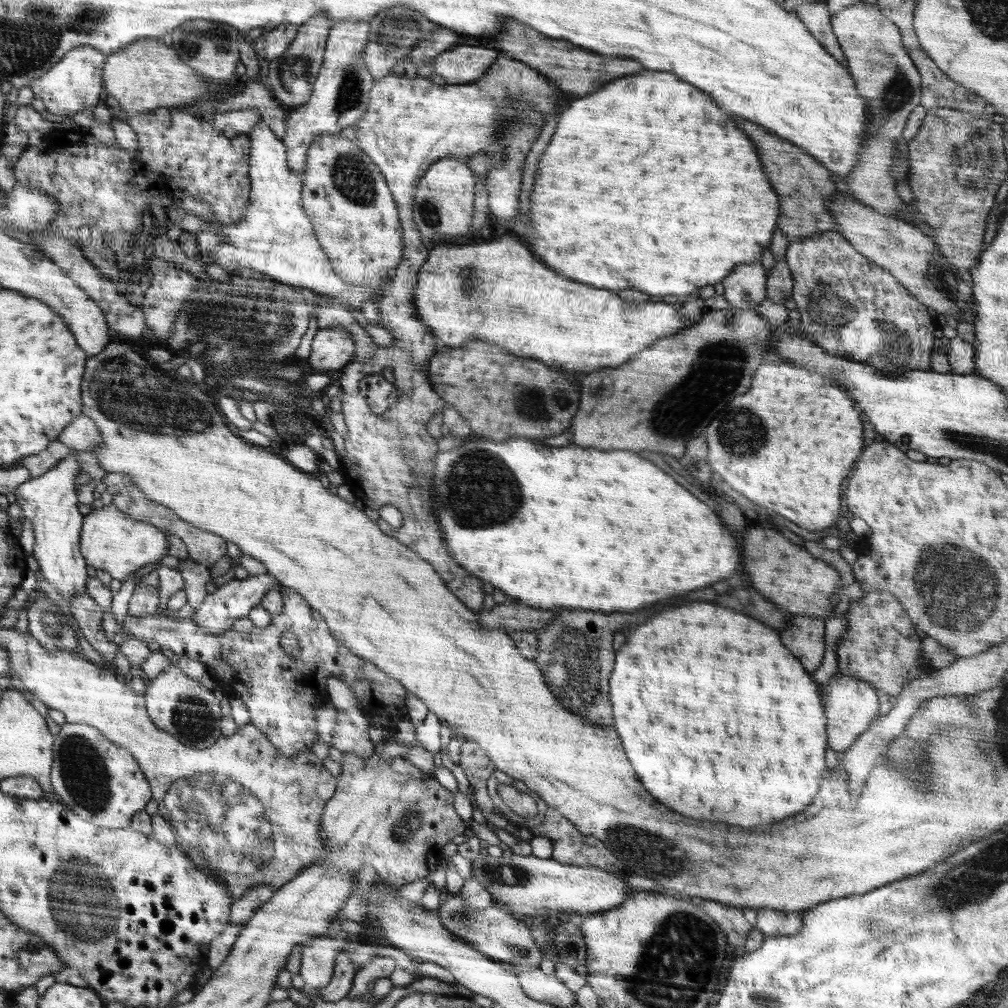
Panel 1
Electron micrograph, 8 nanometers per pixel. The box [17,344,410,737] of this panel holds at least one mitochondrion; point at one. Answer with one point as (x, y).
(155, 407)

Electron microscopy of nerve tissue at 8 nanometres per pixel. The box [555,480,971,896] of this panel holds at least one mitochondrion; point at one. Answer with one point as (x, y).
(648, 852)

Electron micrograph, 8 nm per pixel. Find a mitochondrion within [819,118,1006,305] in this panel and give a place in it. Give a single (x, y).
(971, 157)

